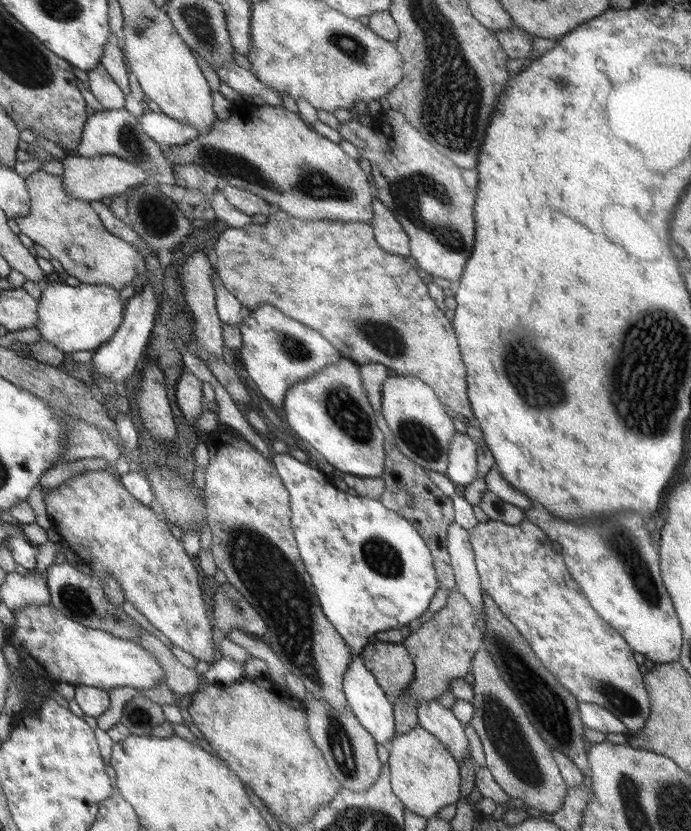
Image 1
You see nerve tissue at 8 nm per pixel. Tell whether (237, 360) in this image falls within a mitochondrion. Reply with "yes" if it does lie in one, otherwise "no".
no

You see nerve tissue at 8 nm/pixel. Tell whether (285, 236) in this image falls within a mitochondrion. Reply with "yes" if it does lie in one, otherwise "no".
no

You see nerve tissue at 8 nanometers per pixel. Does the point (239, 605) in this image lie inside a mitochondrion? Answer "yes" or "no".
yes

